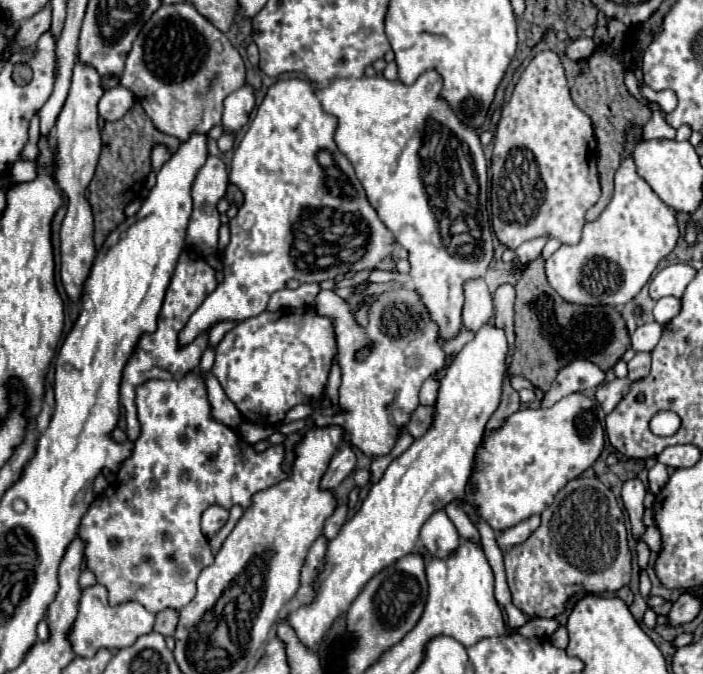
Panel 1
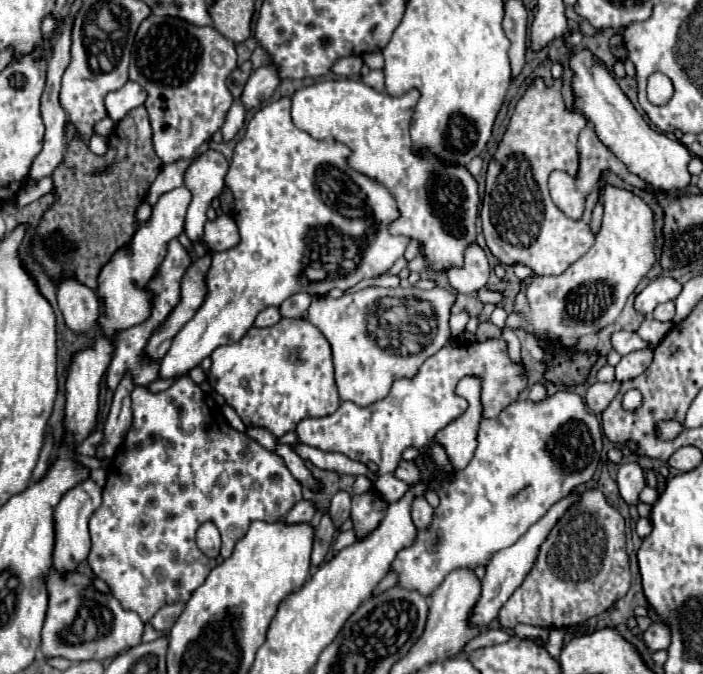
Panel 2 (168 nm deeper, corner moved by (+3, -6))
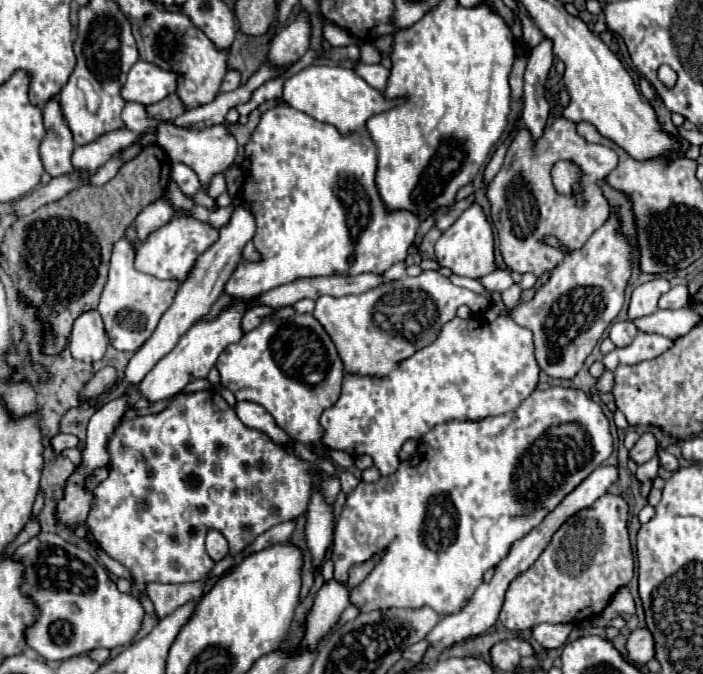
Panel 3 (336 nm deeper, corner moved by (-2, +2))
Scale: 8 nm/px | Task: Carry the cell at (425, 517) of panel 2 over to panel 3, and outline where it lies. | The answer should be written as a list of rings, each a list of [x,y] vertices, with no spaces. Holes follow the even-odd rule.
[[[497,269],[485,275],[481,283],[485,285],[487,291],[491,291],[495,299],[493,305],[483,315],[471,317],[467,321],[455,317],[443,327],[439,337],[429,347],[405,359],[389,377],[369,379],[369,377],[345,375],[339,401],[333,407],[325,409],[321,415],[323,445],[327,445],[329,449],[347,451],[351,457],[359,457],[361,453],[371,455],[381,475],[391,475],[395,473],[395,469],[399,469],[401,463],[399,451],[407,439],[419,441],[419,437],[423,437],[429,429],[451,419],[459,419],[459,421],[483,419],[483,417],[493,417],[513,411],[525,397],[529,397],[537,389],[539,365],[535,361],[533,335],[529,329],[513,323],[509,309],[501,301],[501,291],[513,285],[509,271]]]

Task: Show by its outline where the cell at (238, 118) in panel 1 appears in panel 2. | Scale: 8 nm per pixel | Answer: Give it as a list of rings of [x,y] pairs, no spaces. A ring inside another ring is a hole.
[[[268,63],[260,69],[256,69],[246,87],[244,87],[244,93],[242,93],[242,103],[246,105],[246,109],[252,109],[252,107],[258,107],[262,101],[266,101],[266,97],[270,99],[272,93],[276,91],[276,87],[280,85],[280,75],[278,75],[278,65],[276,63]]]

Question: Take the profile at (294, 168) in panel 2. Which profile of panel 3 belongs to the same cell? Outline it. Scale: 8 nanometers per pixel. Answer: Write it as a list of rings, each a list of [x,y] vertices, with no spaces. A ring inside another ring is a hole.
[[[277,103],[275,107],[263,111],[251,139],[245,145],[245,157],[237,165],[245,173],[241,197],[251,205],[251,213],[255,213],[257,231],[253,243],[257,253],[261,255],[261,261],[241,259],[231,273],[231,279],[225,283],[225,295],[231,297],[229,307],[211,321],[195,321],[191,329],[173,347],[173,351],[159,359],[159,363],[143,377],[143,381],[139,383],[141,395],[153,403],[173,397],[189,381],[205,379],[209,369],[215,365],[219,353],[227,345],[241,341],[243,313],[247,313],[253,301],[259,299],[263,293],[279,285],[297,281],[299,277],[355,277],[361,273],[383,273],[391,265],[405,261],[407,251],[415,239],[417,227],[421,223],[421,219],[415,217],[415,213],[407,213],[407,209],[395,209],[395,213],[391,213],[391,209],[383,205],[383,199],[379,197],[379,189],[375,185],[377,149],[367,133],[341,137],[333,125],[319,123],[313,117],[291,109],[291,105],[287,103]]]

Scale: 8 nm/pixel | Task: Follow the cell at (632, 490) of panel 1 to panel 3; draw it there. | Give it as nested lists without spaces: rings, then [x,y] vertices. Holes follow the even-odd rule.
[[[643,433],[639,437],[639,441],[635,443],[635,447],[629,451],[629,457],[637,463],[637,465],[643,465],[647,463],[649,459],[655,457],[655,451],[657,451],[657,445],[655,445],[655,437],[651,433]]]

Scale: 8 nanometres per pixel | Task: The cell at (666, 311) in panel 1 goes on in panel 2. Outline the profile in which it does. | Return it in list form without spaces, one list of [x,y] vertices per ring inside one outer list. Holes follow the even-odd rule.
[[[666,301],[662,305],[658,305],[652,313],[652,317],[656,321],[672,321],[674,319],[674,301]]]

